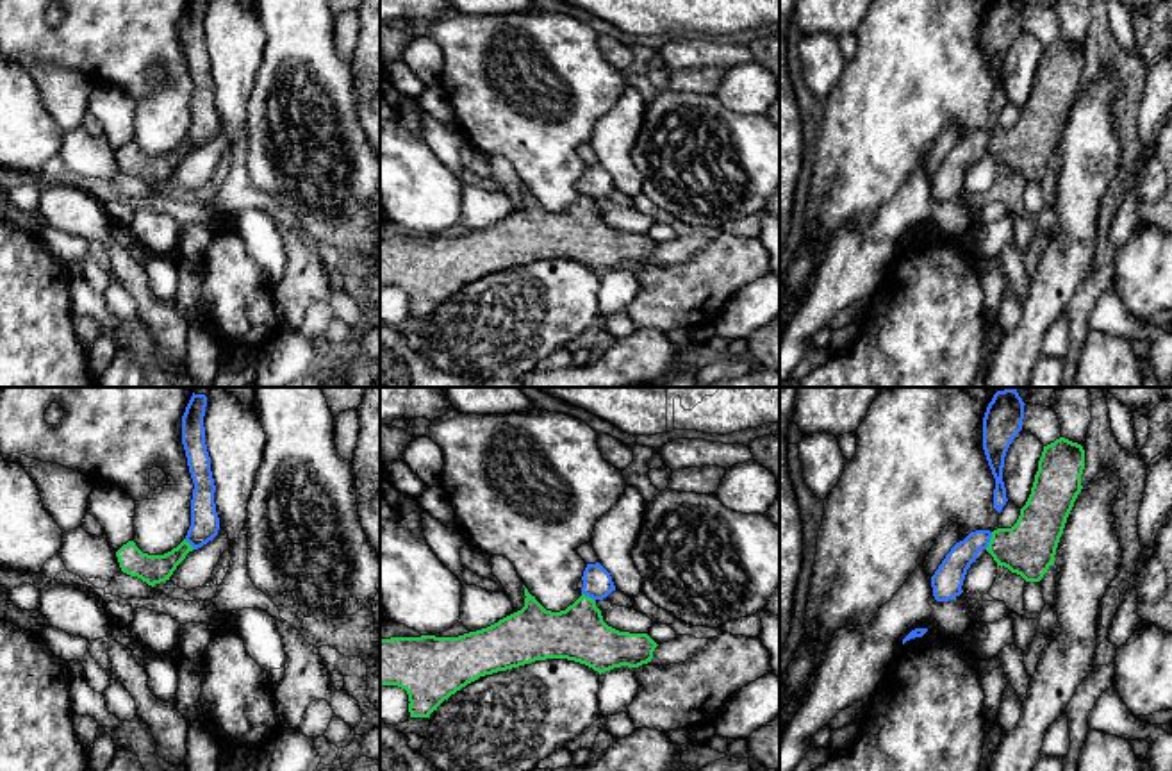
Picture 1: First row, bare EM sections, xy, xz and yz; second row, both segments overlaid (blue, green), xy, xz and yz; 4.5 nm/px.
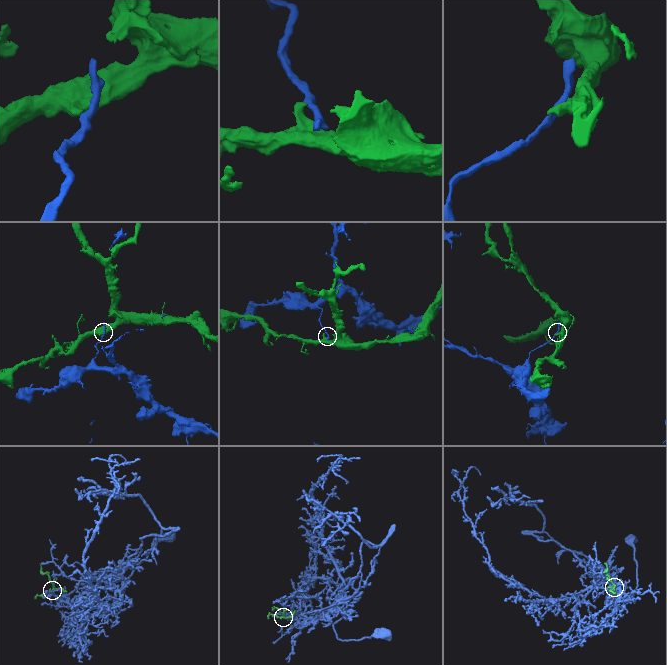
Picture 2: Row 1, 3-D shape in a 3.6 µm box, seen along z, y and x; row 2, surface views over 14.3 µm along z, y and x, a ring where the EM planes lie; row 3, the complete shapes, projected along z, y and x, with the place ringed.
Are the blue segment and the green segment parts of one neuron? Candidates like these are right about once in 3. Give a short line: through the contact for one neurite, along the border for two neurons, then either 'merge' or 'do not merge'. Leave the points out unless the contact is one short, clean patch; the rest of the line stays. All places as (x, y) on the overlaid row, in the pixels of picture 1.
do not merge

